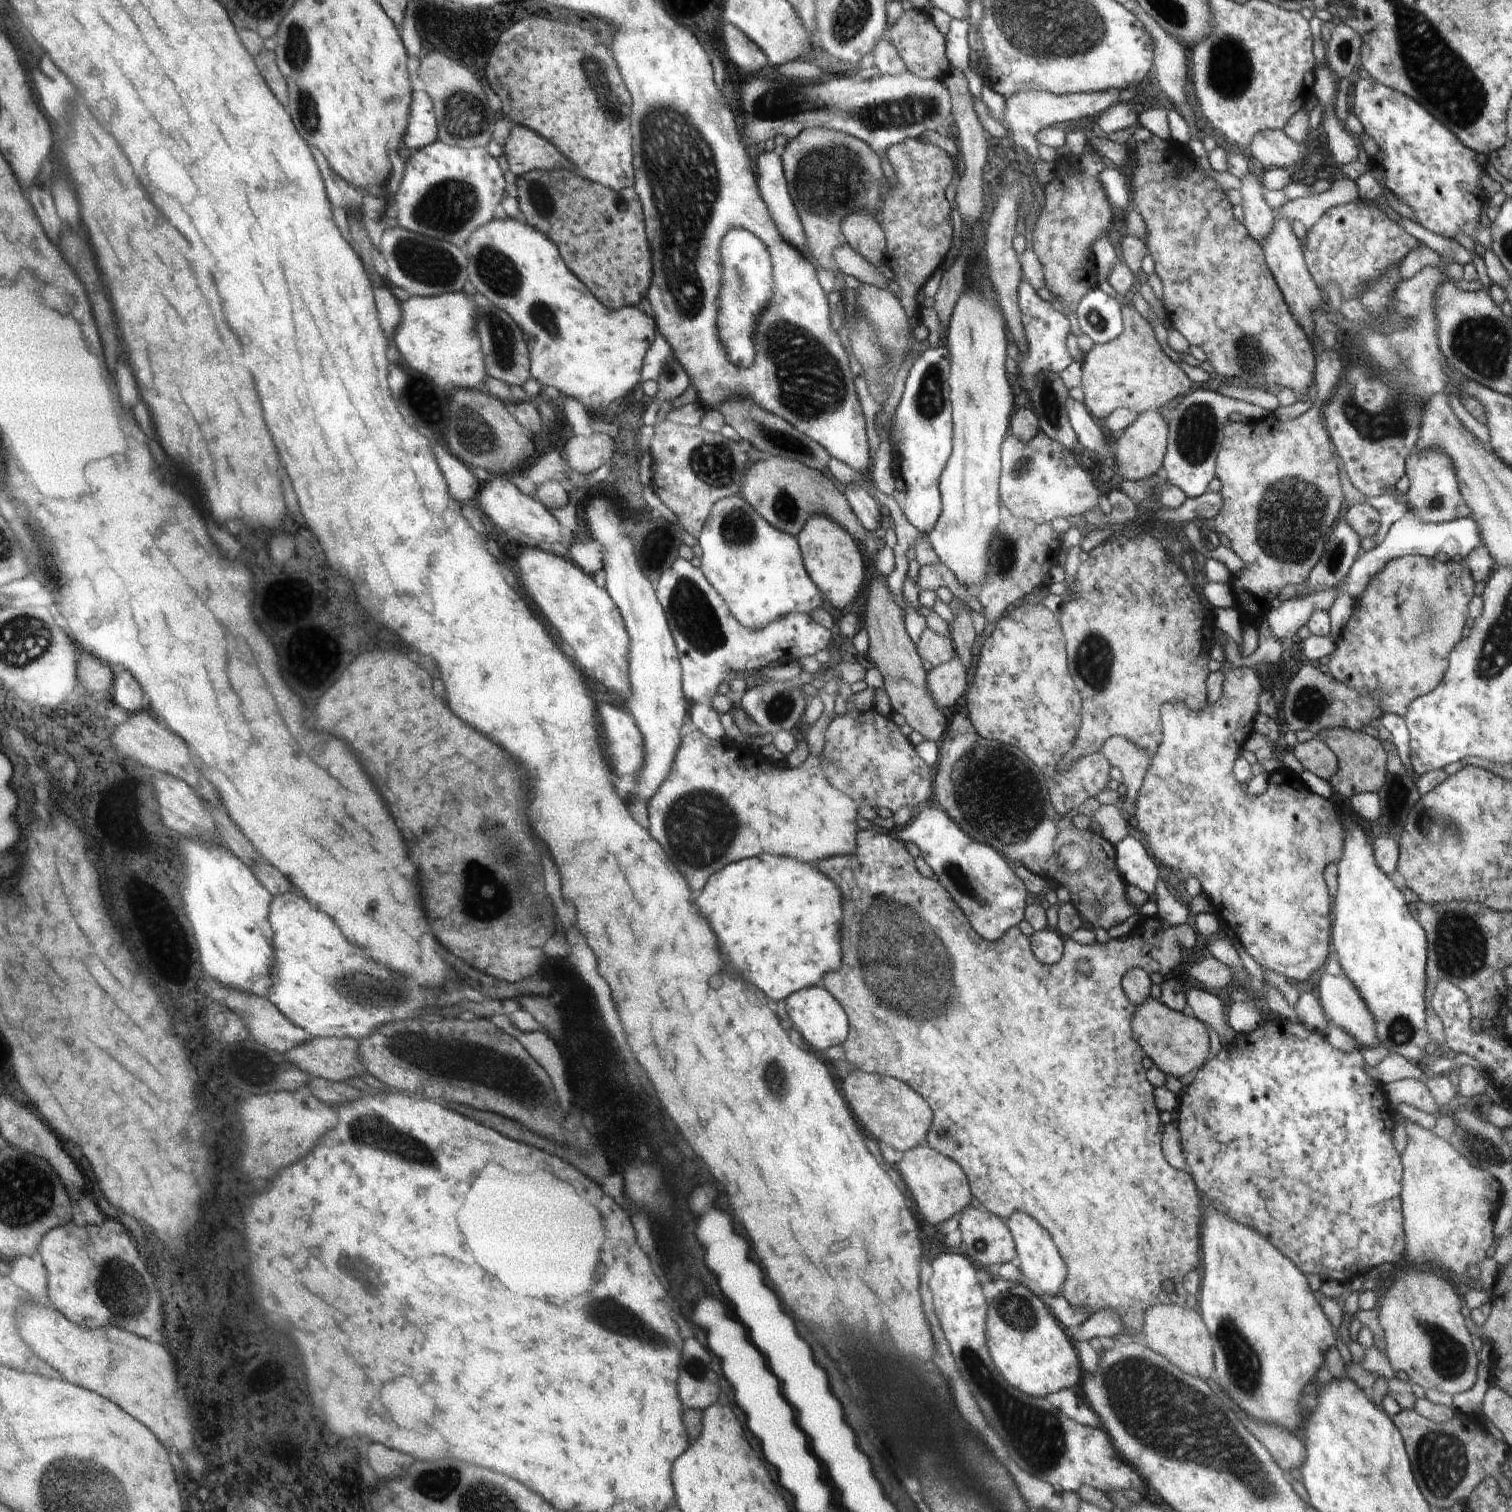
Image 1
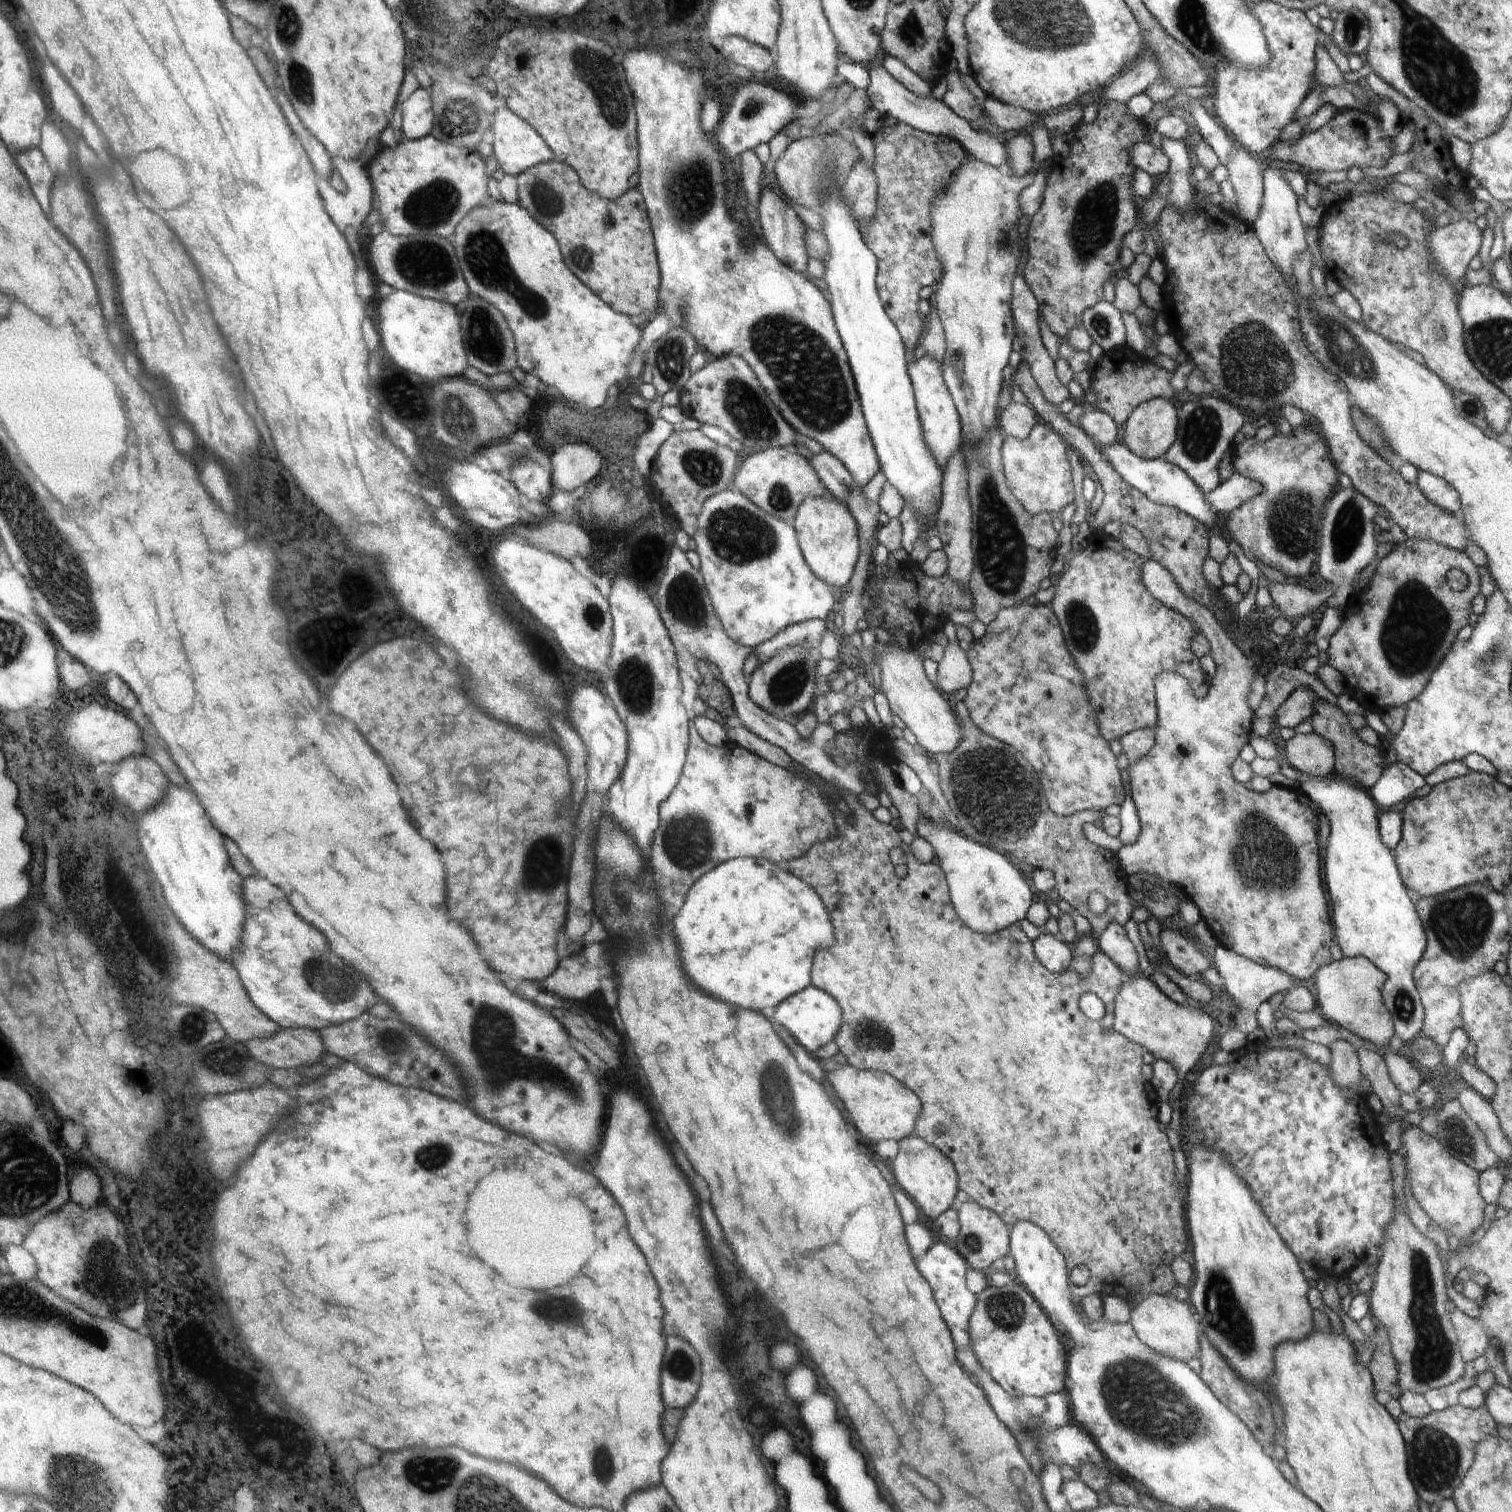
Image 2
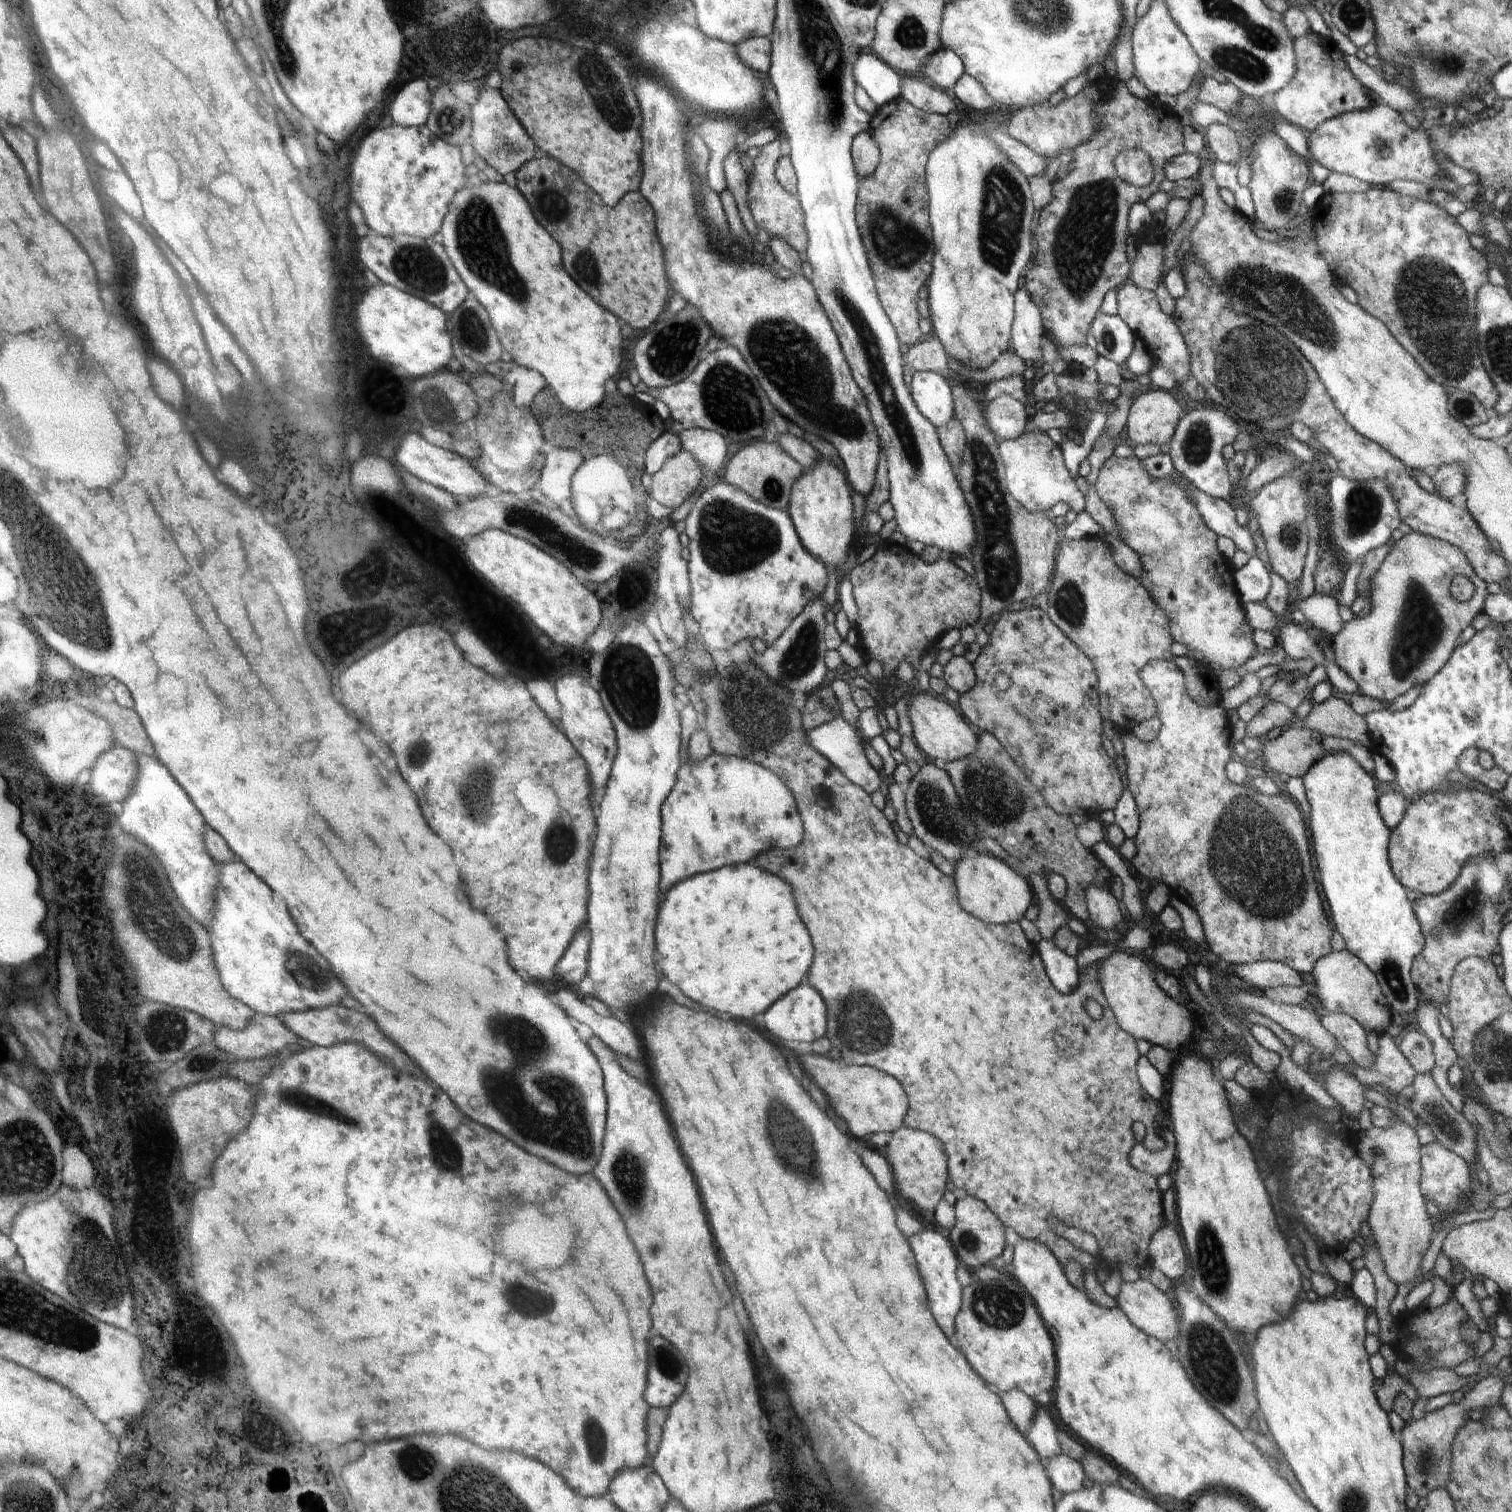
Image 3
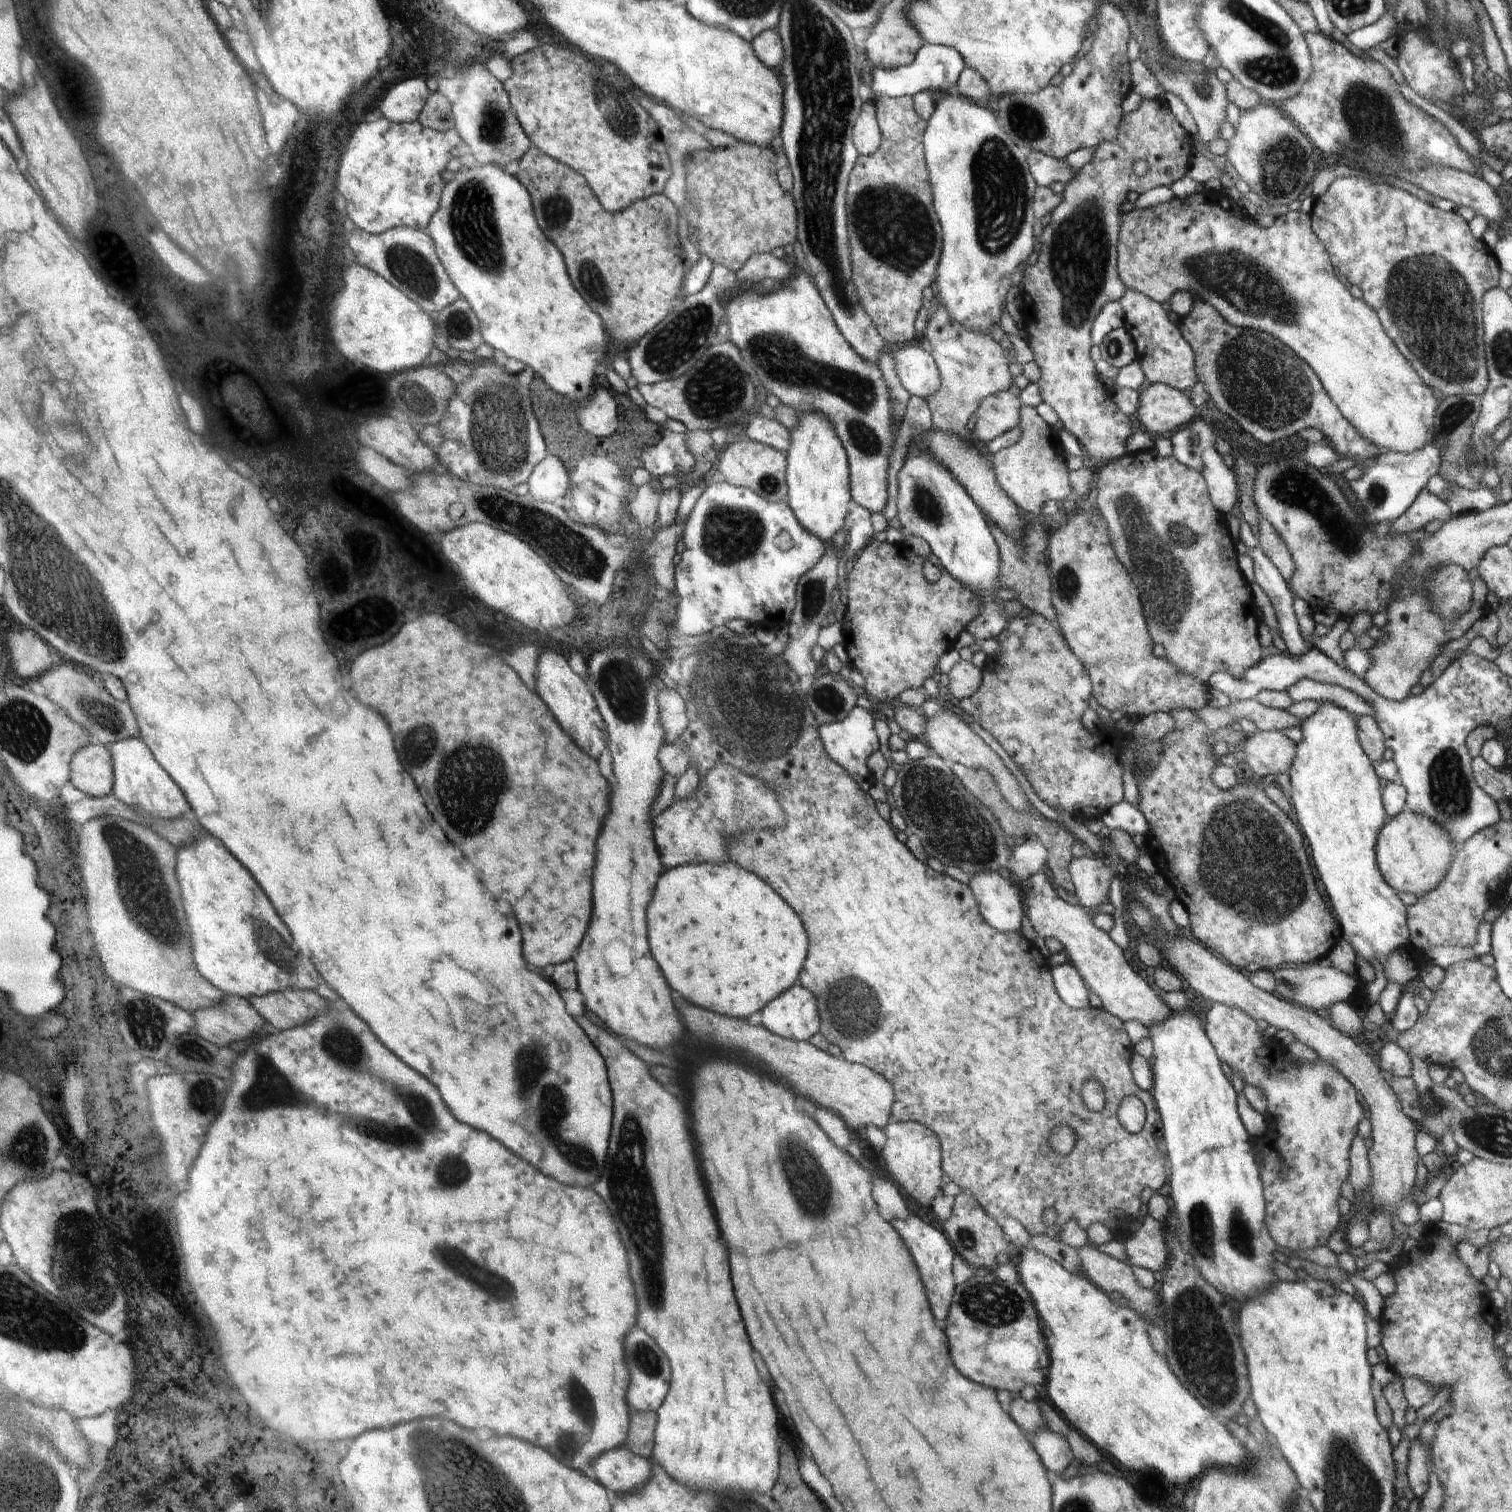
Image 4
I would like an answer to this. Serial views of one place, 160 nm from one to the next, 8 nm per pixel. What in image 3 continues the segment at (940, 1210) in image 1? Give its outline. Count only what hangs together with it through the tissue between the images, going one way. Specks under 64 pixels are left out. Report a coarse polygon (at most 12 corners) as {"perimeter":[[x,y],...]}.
{"perimeter":[[924,1131],[892,1133],[886,1158],[900,1194],[934,1210],[947,1154]]}

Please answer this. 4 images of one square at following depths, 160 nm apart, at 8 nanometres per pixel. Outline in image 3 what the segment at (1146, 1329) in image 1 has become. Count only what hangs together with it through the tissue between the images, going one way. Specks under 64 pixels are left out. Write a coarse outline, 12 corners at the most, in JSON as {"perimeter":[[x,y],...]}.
{"perimeter":[[1148,1279],[1123,1281],[1116,1300],[1138,1330],[1176,1342],[1178,1310]]}

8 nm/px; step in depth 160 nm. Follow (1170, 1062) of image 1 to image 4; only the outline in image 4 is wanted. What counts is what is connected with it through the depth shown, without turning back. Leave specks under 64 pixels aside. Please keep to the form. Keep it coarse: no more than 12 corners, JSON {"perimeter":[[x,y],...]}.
{"perimeter":[[1023,886],[1033,942],[1059,940],[1116,1018],[1152,1027],[1171,1009],[1126,952],[1050,886]]}

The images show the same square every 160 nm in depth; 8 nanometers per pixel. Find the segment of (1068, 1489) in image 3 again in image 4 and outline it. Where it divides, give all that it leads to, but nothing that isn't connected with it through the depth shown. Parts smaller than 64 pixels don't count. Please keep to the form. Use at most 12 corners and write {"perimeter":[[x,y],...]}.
{"perimeter":[[1042,1428],[1033,1446],[1062,1475],[1074,1456],[1065,1437]]}

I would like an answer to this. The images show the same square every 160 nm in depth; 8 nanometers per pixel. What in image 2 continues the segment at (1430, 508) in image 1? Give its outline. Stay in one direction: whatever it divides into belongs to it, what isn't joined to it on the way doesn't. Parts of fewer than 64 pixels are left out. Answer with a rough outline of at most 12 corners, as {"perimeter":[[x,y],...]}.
{"perimeter":[[1420,471],[1415,483],[1430,502],[1451,515],[1461,510],[1449,482]]}

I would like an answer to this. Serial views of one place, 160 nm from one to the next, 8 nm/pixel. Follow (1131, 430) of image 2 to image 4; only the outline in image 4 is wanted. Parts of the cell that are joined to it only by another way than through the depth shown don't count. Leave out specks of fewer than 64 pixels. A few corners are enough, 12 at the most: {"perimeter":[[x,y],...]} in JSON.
{"perimeter":[[1164,383],[1139,394],[1147,432],[1171,435],[1196,418],[1190,396]]}

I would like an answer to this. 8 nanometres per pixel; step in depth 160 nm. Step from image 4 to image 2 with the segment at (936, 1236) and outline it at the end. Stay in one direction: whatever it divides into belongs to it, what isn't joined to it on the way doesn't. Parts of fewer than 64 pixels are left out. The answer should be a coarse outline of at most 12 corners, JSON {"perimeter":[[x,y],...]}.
{"perimeter":[[936,1242],[918,1260],[954,1330],[958,1362],[981,1364],[969,1334],[977,1296],[959,1251]]}

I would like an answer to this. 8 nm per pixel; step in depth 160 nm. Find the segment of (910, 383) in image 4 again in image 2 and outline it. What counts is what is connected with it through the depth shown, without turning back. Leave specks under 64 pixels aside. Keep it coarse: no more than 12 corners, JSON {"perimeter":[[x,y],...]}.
{"perimeter":[[939,360],[908,364],[933,458],[945,473],[962,446],[958,414]]}

